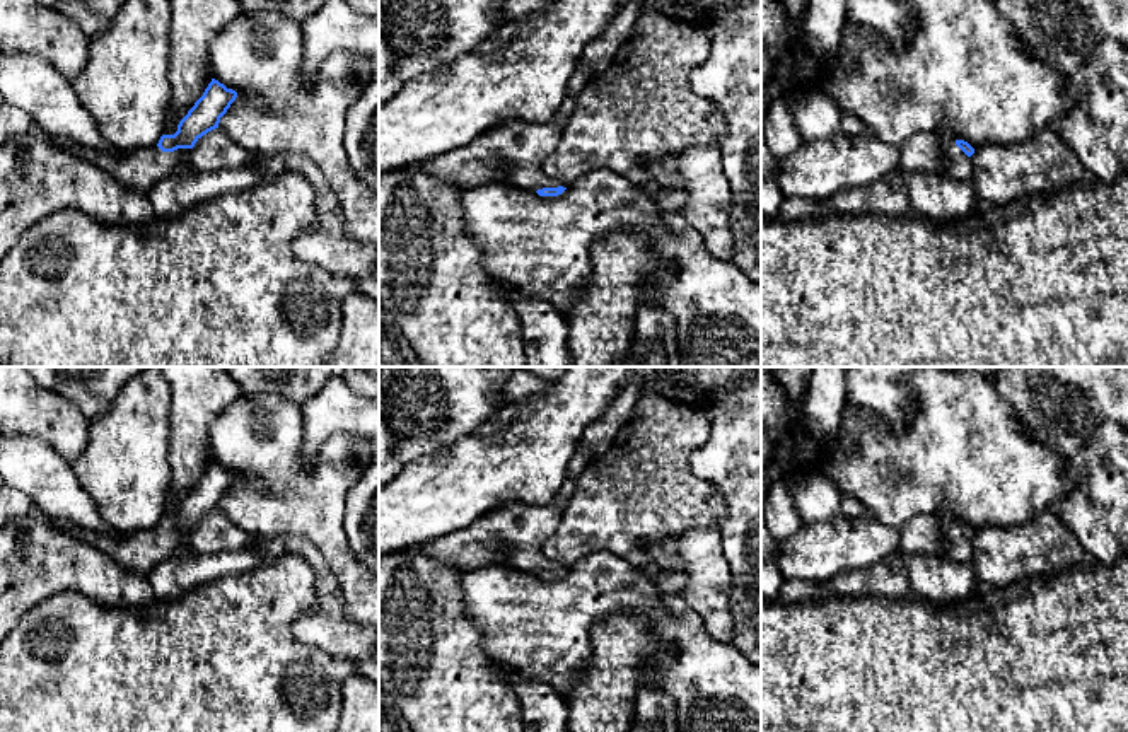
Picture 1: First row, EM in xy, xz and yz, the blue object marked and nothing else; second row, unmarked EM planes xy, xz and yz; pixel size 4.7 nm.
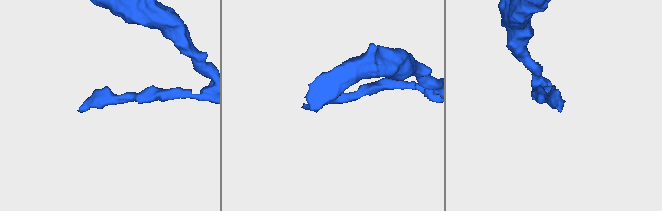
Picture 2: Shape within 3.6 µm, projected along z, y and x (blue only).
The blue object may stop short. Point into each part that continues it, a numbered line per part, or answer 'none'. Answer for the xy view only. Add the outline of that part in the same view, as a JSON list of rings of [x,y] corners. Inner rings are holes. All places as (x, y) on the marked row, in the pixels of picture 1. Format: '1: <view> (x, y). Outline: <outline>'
1: xy (140, 169). Outline: [[[48,138],[60,148],[77,154],[97,167],[106,169],[109,174],[118,177],[128,188],[148,195],[148,191],[164,177],[176,174],[176,154],[162,152],[159,147],[145,147],[123,154],[121,157],[113,157],[94,148],[77,145],[68,138]]]

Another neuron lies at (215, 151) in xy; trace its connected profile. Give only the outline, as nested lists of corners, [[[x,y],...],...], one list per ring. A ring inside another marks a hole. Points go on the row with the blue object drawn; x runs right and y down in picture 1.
[[[215,128],[198,138],[191,148],[191,164],[195,172],[239,169],[246,167],[249,162],[251,152],[237,145],[220,128]]]

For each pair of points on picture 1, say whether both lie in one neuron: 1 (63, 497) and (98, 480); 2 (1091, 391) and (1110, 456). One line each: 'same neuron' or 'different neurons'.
1: different neurons
2: different neurons

